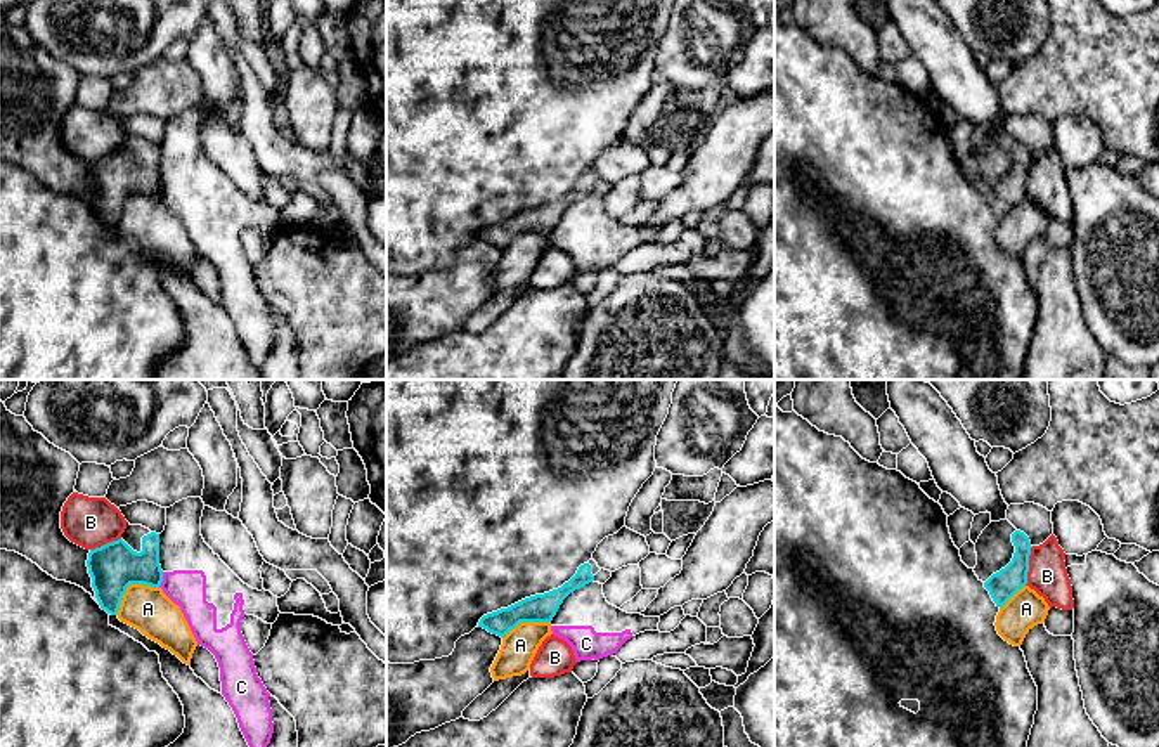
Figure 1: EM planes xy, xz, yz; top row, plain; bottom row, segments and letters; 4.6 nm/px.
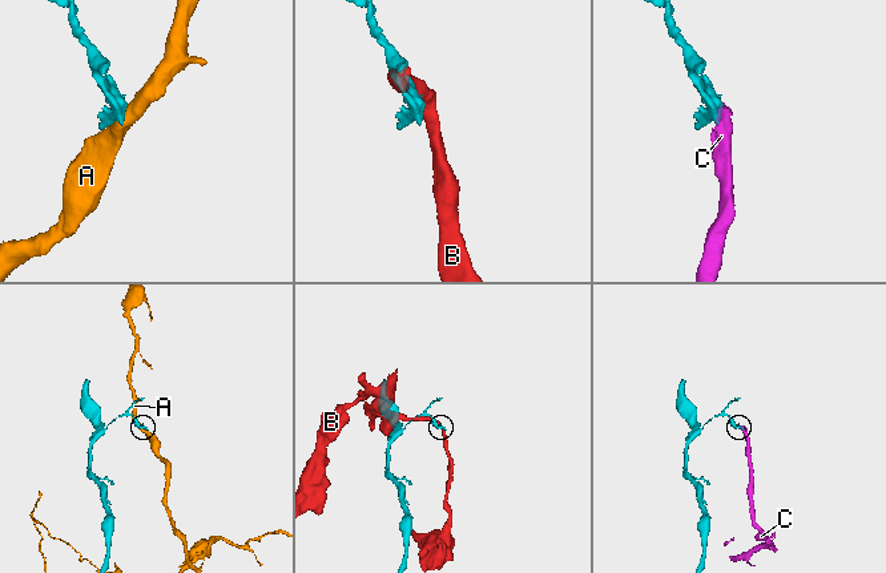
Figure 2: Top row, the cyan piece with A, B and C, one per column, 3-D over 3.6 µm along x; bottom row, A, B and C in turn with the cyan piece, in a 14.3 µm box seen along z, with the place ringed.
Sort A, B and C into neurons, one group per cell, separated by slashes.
A / B / C

